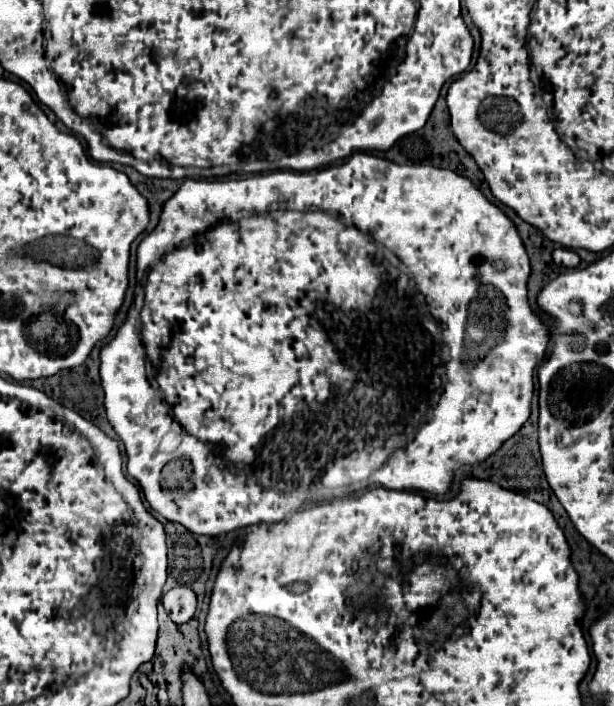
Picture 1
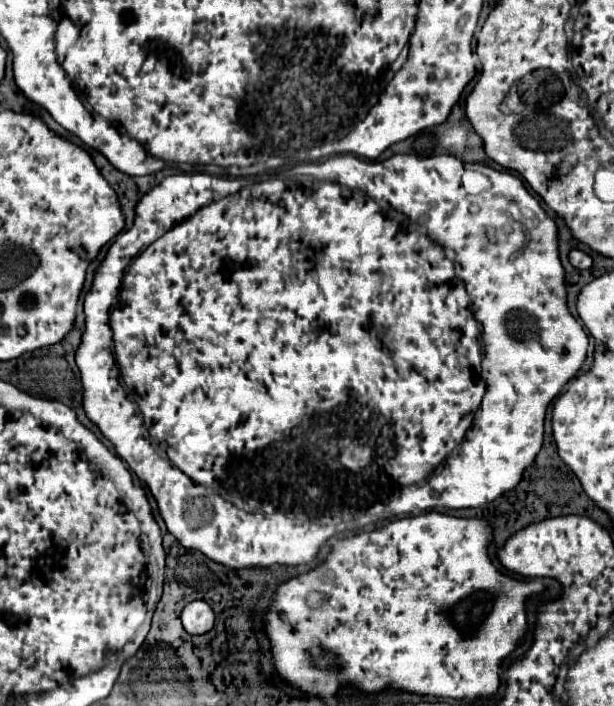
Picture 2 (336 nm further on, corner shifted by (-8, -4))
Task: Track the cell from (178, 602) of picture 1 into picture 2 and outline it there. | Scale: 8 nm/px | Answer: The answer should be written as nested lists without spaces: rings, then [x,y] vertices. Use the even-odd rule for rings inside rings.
[[[195,600],[195,602],[189,602],[185,608],[183,608],[183,614],[181,614],[181,620],[183,620],[183,626],[187,632],[193,632],[193,634],[205,634],[213,629],[215,624],[215,614],[207,602],[203,600]]]

